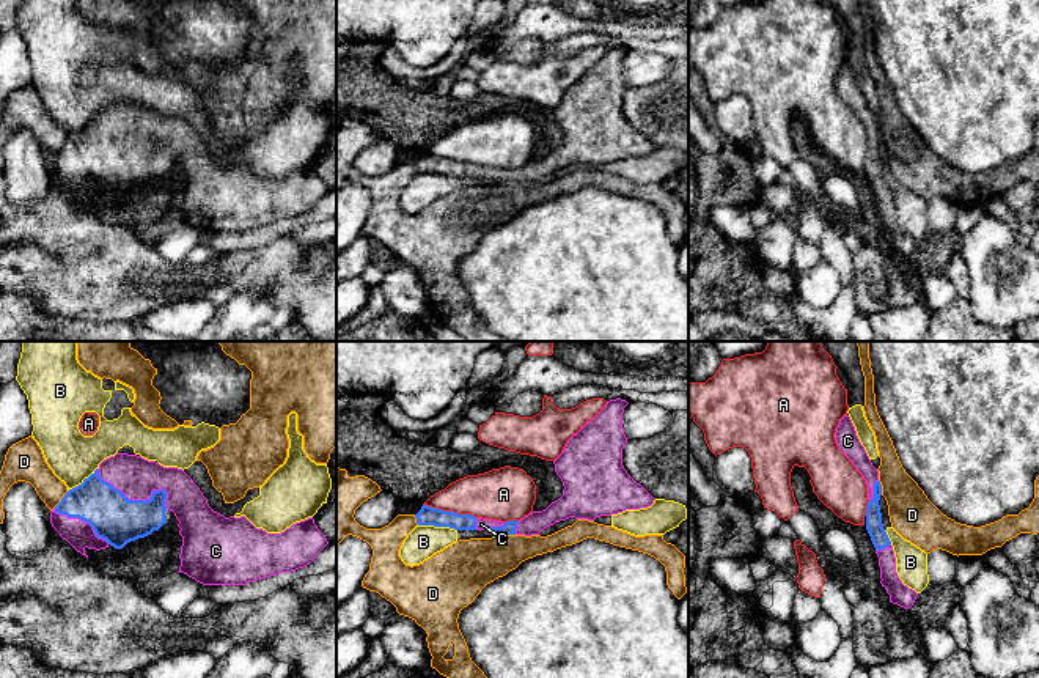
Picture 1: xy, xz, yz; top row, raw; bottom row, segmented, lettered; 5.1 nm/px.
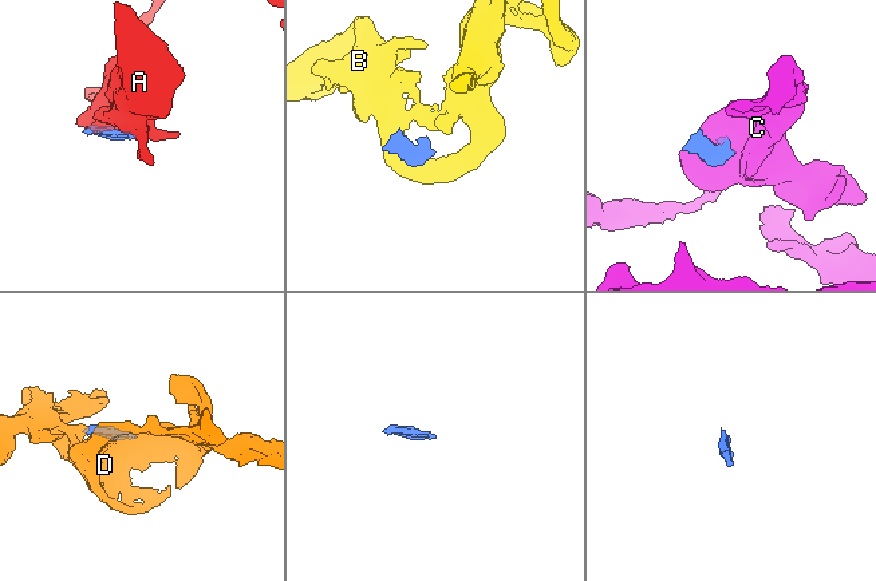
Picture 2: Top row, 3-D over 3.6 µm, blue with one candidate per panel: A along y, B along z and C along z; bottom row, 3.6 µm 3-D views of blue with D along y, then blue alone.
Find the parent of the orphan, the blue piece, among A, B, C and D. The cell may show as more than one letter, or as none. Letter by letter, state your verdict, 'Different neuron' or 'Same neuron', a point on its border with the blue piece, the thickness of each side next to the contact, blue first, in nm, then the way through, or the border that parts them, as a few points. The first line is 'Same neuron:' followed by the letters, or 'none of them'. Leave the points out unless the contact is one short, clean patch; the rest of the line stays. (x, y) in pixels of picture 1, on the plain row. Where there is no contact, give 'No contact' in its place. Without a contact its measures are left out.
Same neuron: C
A: Different neuron. Touches blue at xz (450, 159). Thickness 100 nm (blue) against 260 nm
B: Different neuron. Touches blue at xz (437, 173). Thickness 100 nm (blue) against 170 nm
C: Same neuron. Touches blue at xy (139, 148). Thickness 240 nm (blue) against 220 nm
D: Different neuron. Touches blue at xz (506, 181). Thickness 70 nm (blue) against 280 nm

